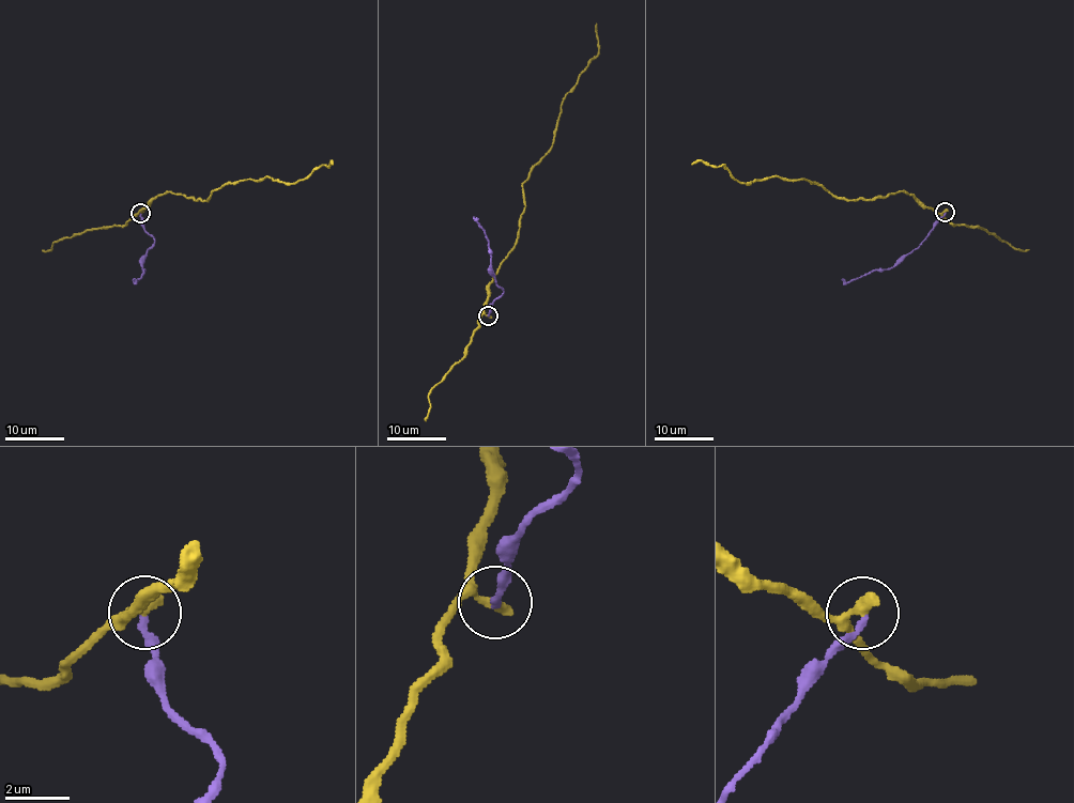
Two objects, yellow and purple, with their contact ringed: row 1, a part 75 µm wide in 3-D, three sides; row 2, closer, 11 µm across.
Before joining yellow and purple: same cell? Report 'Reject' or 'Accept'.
Reject

